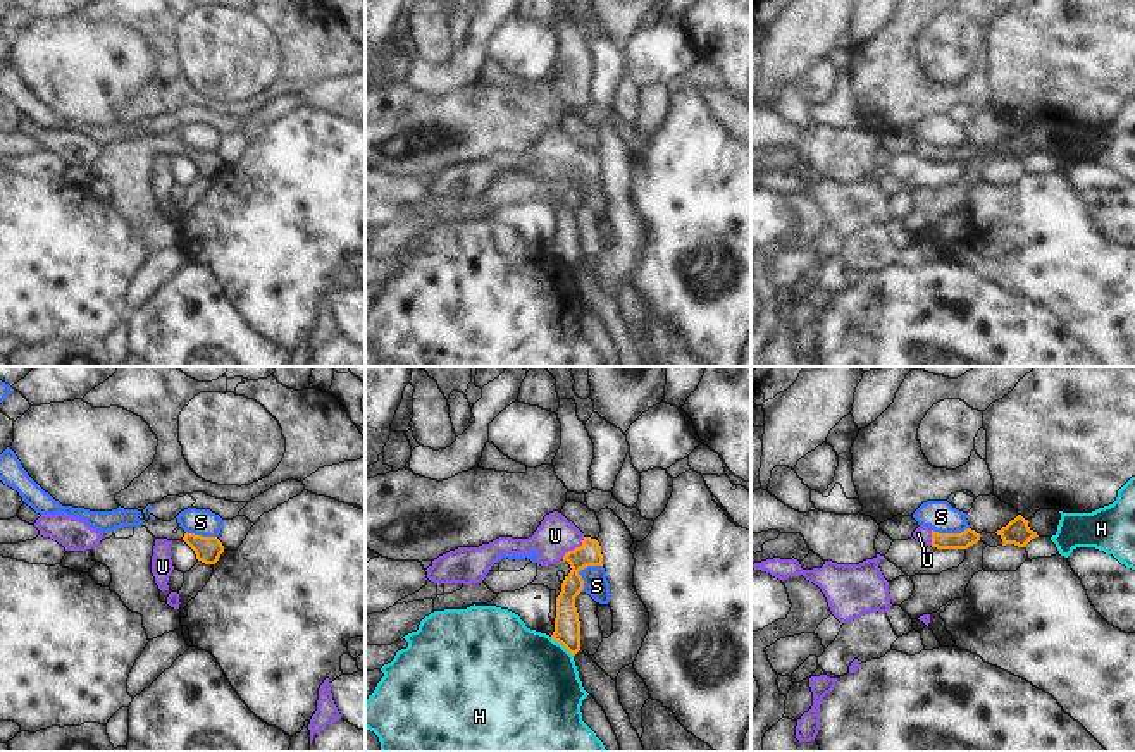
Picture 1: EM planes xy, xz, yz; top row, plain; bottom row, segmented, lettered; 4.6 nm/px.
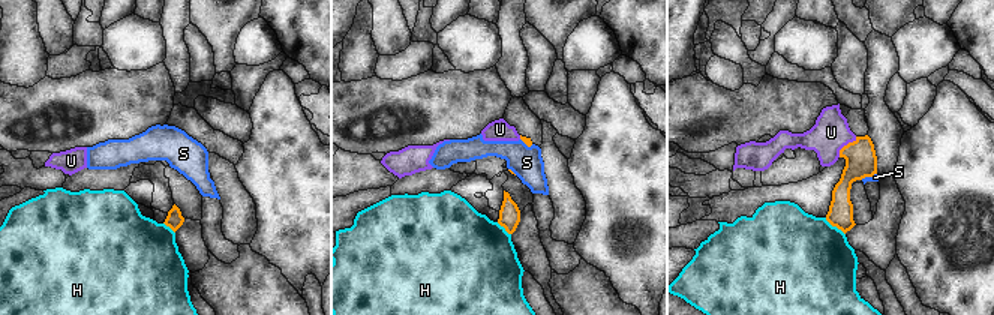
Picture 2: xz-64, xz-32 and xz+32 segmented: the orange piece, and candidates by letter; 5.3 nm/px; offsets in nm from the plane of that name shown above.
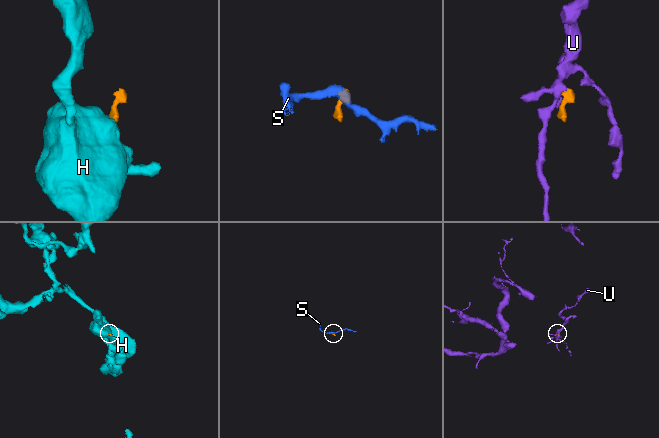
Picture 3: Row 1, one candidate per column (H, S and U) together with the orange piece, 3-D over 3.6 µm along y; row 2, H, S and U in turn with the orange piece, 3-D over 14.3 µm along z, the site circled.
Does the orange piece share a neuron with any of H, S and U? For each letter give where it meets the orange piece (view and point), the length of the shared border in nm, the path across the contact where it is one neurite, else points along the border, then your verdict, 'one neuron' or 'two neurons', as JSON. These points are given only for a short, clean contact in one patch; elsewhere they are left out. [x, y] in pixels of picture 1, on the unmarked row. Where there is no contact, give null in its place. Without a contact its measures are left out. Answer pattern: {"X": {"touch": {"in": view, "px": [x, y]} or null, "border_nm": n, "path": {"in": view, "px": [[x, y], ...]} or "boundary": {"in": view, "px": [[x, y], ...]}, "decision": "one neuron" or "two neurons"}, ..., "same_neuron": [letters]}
{"H": {"touch": {"in": "xz", "px": [562, 258]}, "border_nm": 140, "boundary": {"in": "xz", "px": [[550, 252], [572, 271]]}, "decision": "two neurons"}, "S": {"touch": {"in": "xz", "px": [581, 183]}, "border_nm": 160, "boundary": {"in": "xz", "px": [[601, 179], [588, 179], [579, 186], [583, 195], [581, 205]]}, "decision": "two neurons"}, "U": {"touch": {"in": "xz", "px": [576, 162]}, "border_nm": 140, "path": {"in": "xz", "px": [[589, 167], [576, 162], [555, 150]]}, "decision": "one neuron"}, "same_neuron": ["U"]}

